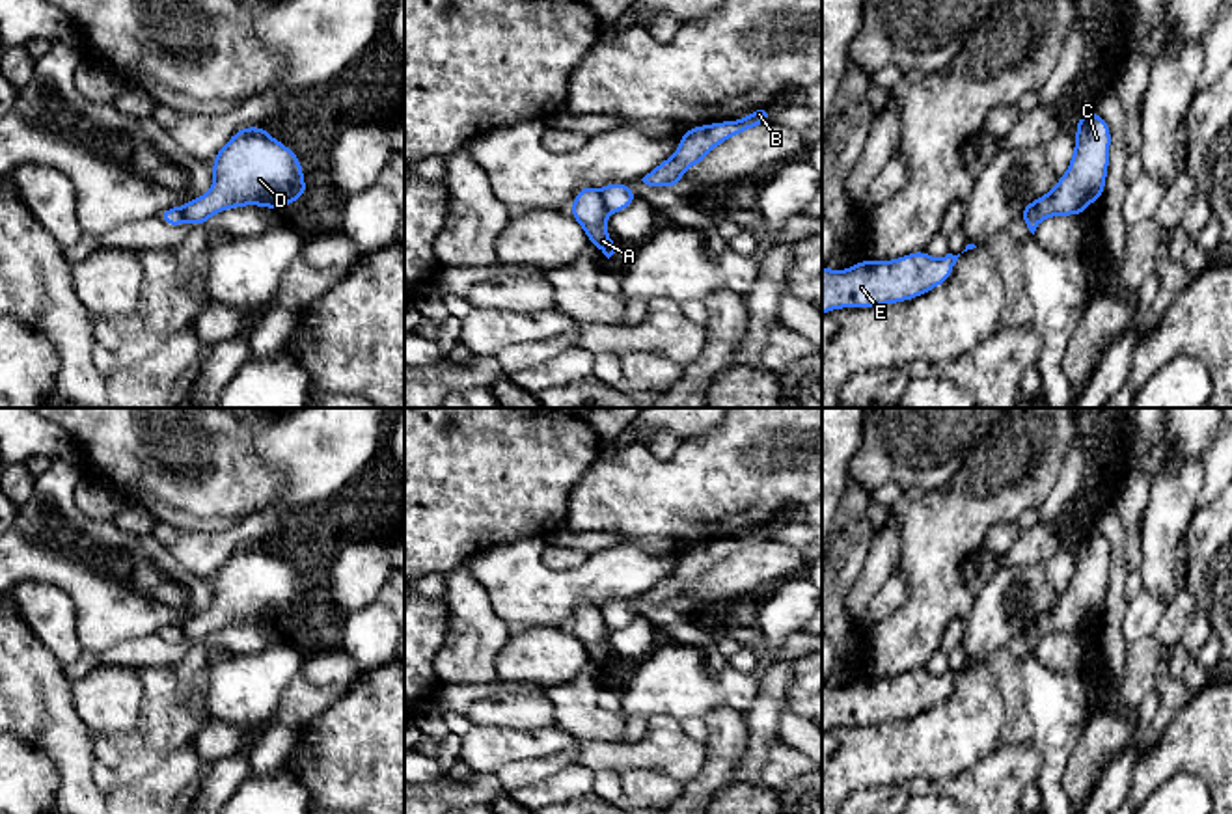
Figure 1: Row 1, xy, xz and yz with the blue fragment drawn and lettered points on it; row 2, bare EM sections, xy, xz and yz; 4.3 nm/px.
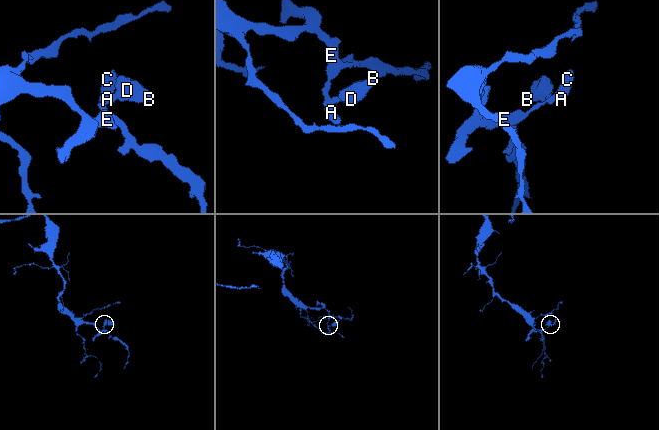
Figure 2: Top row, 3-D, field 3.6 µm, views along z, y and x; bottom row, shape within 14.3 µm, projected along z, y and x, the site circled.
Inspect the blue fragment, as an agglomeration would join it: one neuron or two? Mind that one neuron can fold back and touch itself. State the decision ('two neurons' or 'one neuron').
two neurons

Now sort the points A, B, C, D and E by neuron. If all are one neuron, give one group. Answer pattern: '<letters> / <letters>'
A C E / B D

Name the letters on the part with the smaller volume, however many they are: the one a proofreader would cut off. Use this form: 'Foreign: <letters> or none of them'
Foreign: B, D

